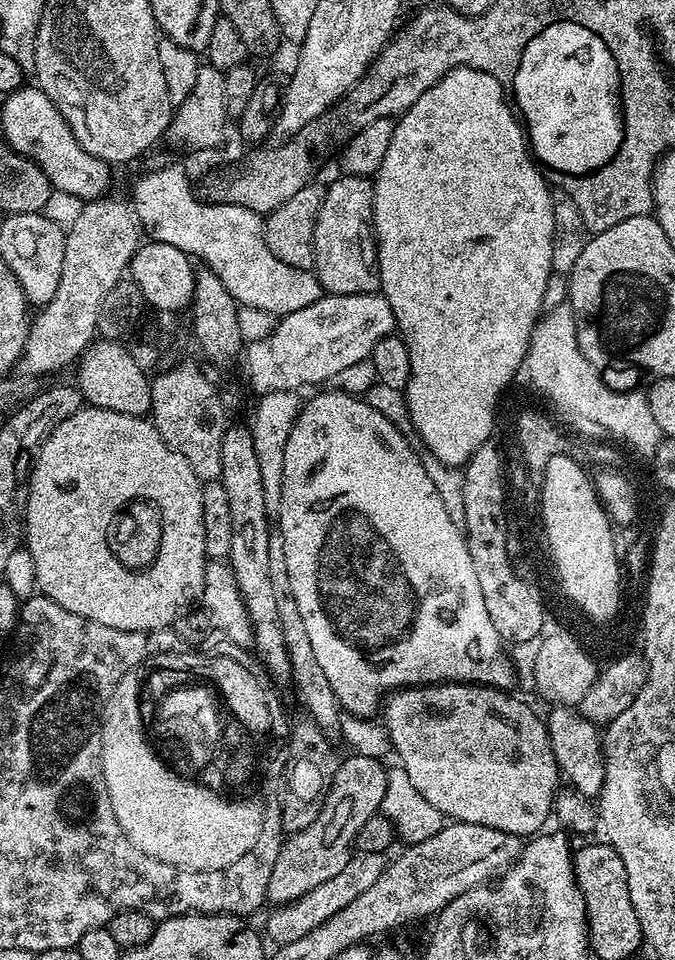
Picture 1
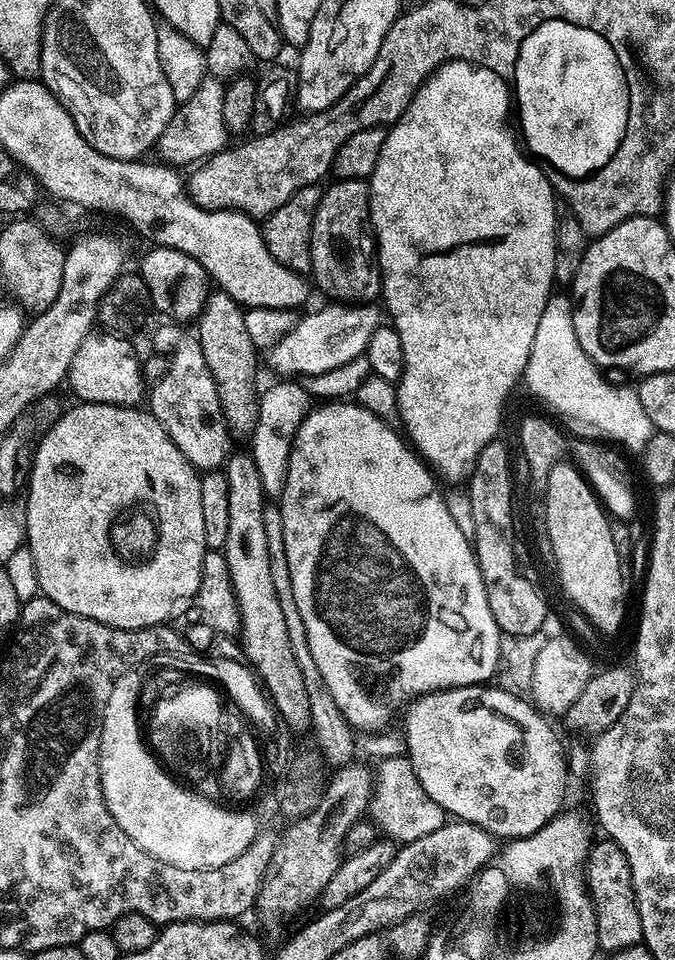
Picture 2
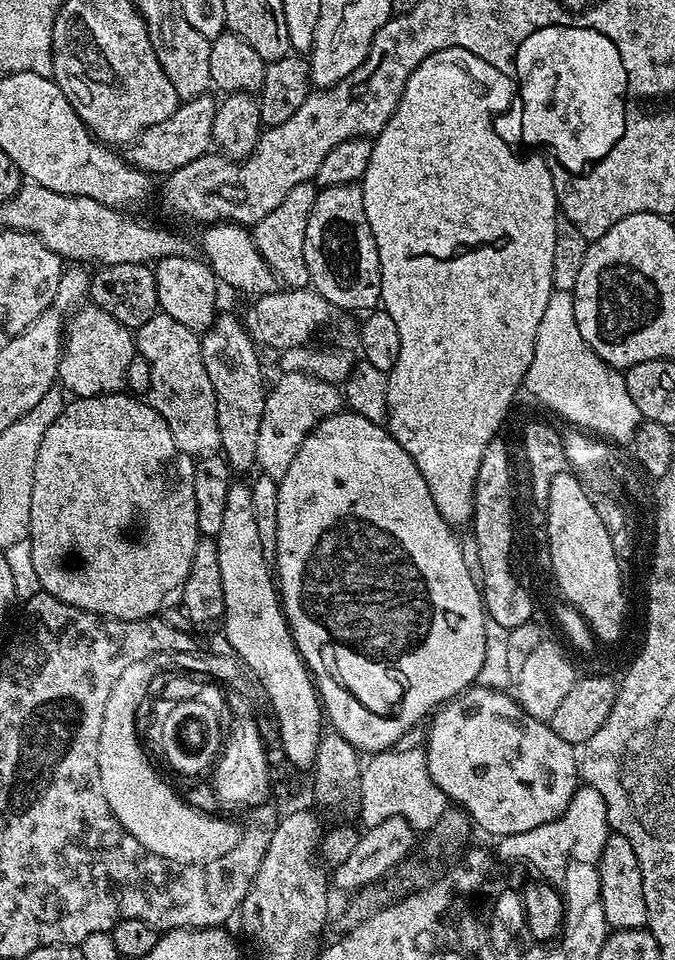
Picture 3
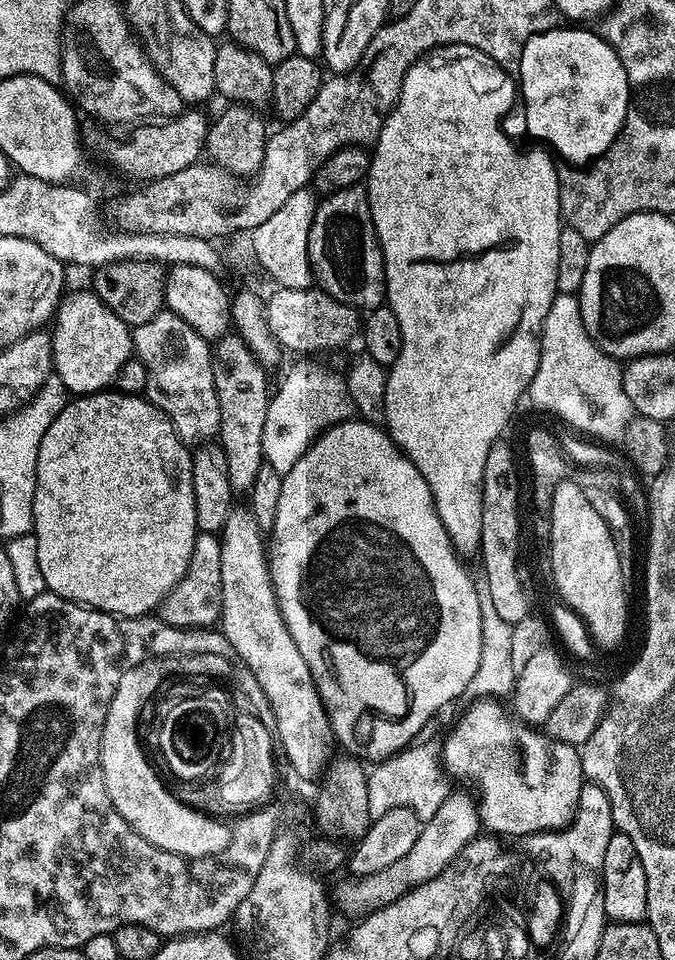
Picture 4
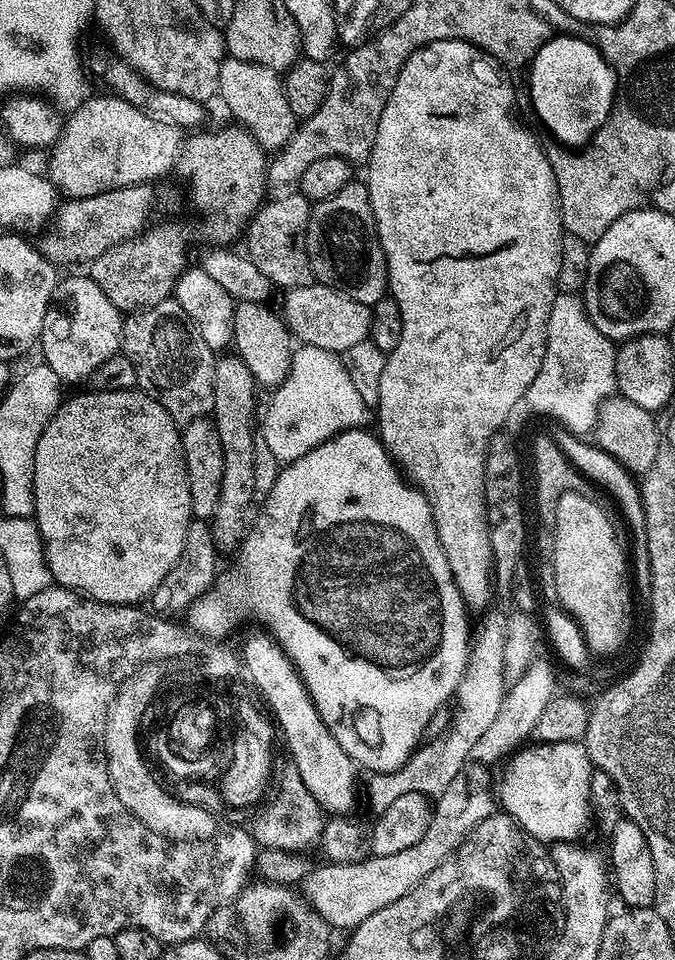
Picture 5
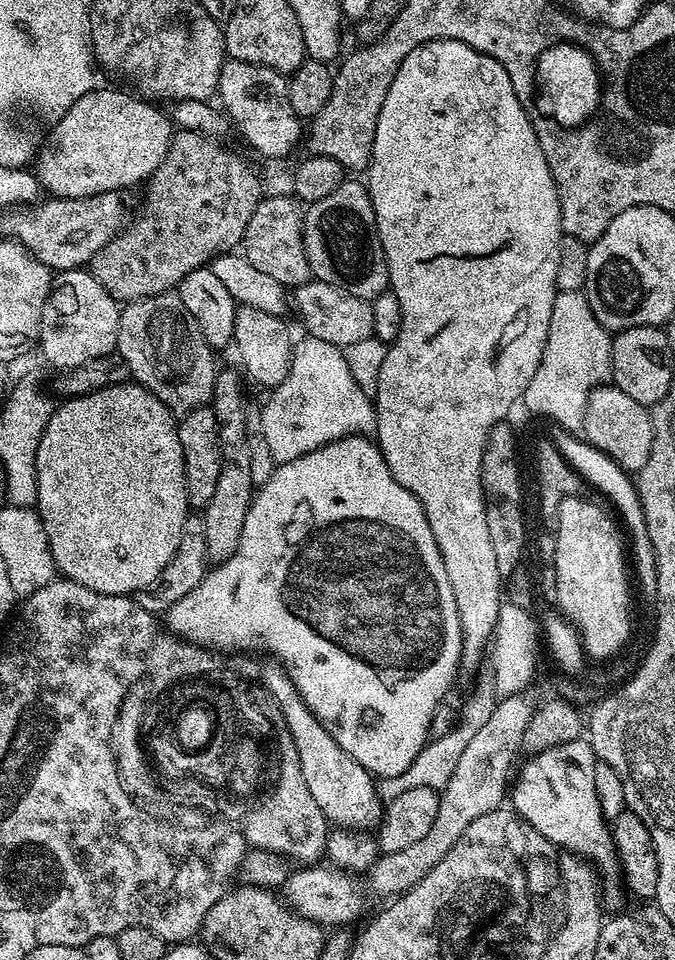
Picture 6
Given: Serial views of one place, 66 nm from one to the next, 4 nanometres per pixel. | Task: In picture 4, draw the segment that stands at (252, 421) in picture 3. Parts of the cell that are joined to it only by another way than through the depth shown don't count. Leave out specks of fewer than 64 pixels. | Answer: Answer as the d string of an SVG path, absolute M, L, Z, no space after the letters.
M229 334L223 336L220 340L215 341L214 347L212 348L212 369L214 370L214 386L216 387L216 393L218 394L218 410L220 411L220 430L218 433L218 443L220 448L226 454L226 472L229 475L230 486L232 487L233 493L248 494L251 487L254 486L254 478L257 477L258 468L264 464L264 451L262 450L262 426L266 426L266 410L268 409L268 401L270 399L270 384L268 388L268 380L266 370L262 367L259 361L256 360L255 356L249 351L246 342L243 341L242 337L237 334Z

